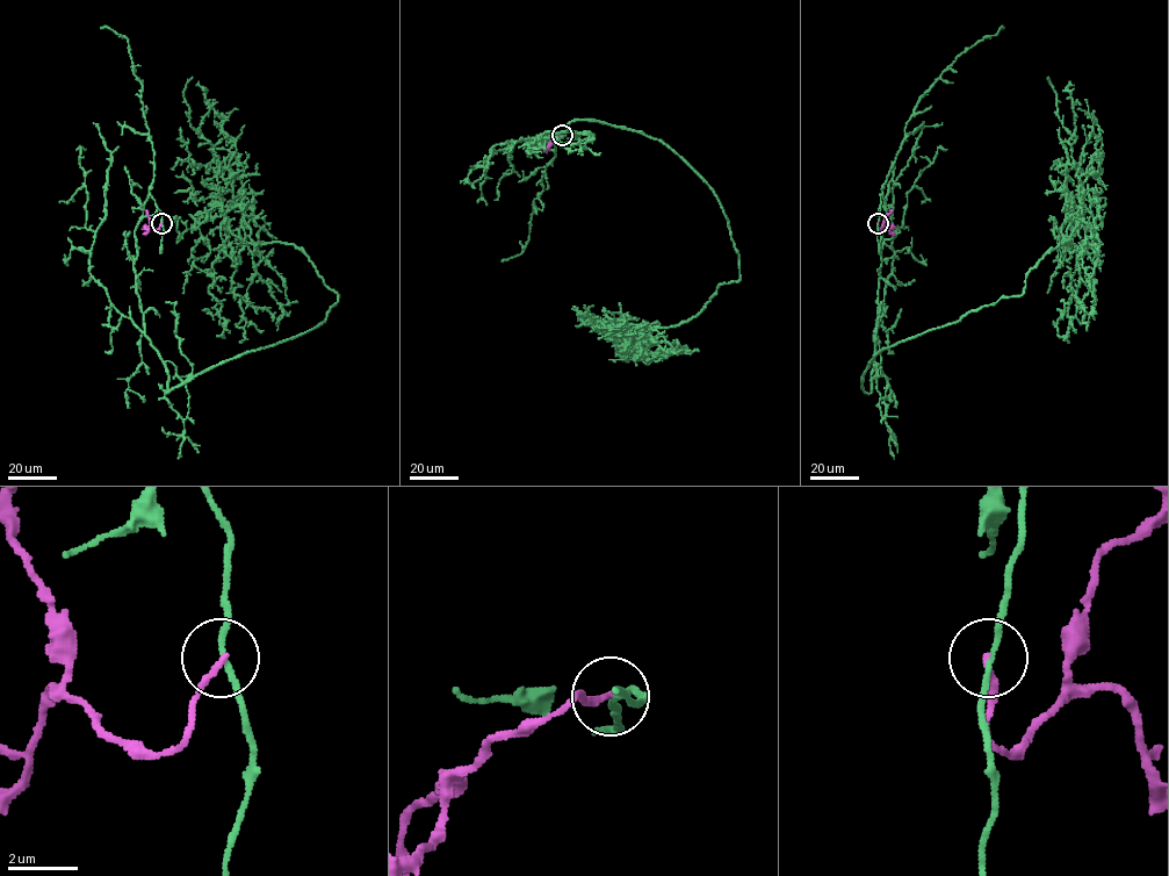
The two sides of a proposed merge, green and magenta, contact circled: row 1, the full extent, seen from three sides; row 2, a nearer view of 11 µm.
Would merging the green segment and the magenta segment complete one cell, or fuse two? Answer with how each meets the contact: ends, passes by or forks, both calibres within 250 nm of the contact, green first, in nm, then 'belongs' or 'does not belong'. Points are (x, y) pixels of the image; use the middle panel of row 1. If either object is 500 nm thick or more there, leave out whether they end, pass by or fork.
green passes by | magenta ends | 160/180 nm | does not belong

